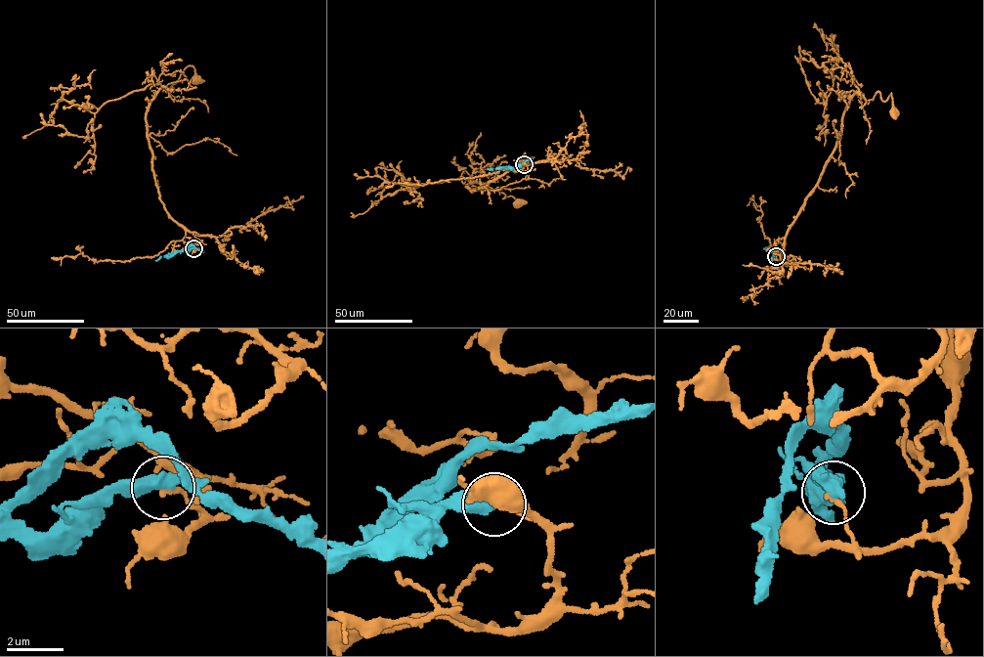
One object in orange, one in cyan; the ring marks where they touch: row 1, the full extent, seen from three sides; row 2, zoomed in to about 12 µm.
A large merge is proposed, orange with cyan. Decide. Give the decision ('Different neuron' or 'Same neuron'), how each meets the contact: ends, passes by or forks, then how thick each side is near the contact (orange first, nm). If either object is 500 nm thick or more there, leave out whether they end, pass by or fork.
Different neuron. Thickness 150 nm (orange) against 600 nm

